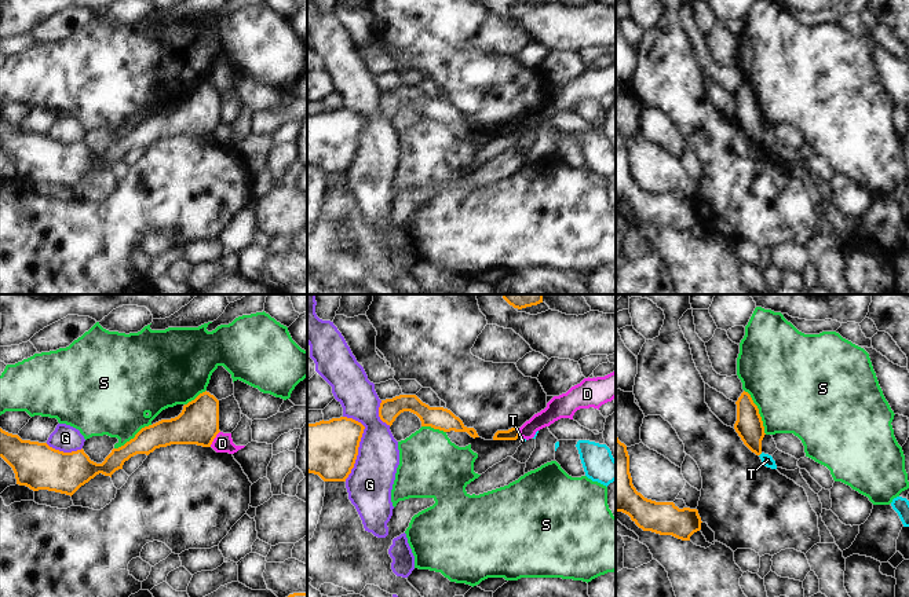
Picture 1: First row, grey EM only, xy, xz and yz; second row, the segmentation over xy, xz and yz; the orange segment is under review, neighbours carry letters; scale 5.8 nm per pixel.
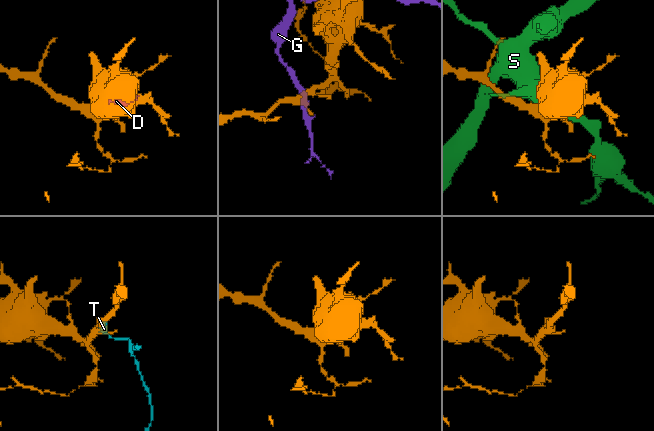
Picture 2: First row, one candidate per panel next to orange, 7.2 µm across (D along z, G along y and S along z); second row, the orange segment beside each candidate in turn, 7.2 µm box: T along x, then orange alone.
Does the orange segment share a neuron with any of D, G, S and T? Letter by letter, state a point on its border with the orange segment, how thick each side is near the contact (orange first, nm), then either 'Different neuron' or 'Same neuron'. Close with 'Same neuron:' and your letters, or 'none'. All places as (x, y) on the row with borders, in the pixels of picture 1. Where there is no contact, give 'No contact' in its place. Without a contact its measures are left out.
D: Touches orange at xy (214, 438). Thickness 240 nm (orange) against 110 nm. Different neuron
G: Touches orange at xz (358, 443). Thickness 320 nm (orange) against 260 nm. Different neuron
S: Touches orange at yz (758, 411). Thickness 160 nm (orange) against 480 nm. Different neuron
T: No contact. Different neuron
Same neuron: none

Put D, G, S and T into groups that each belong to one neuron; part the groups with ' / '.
D / G / S / T

